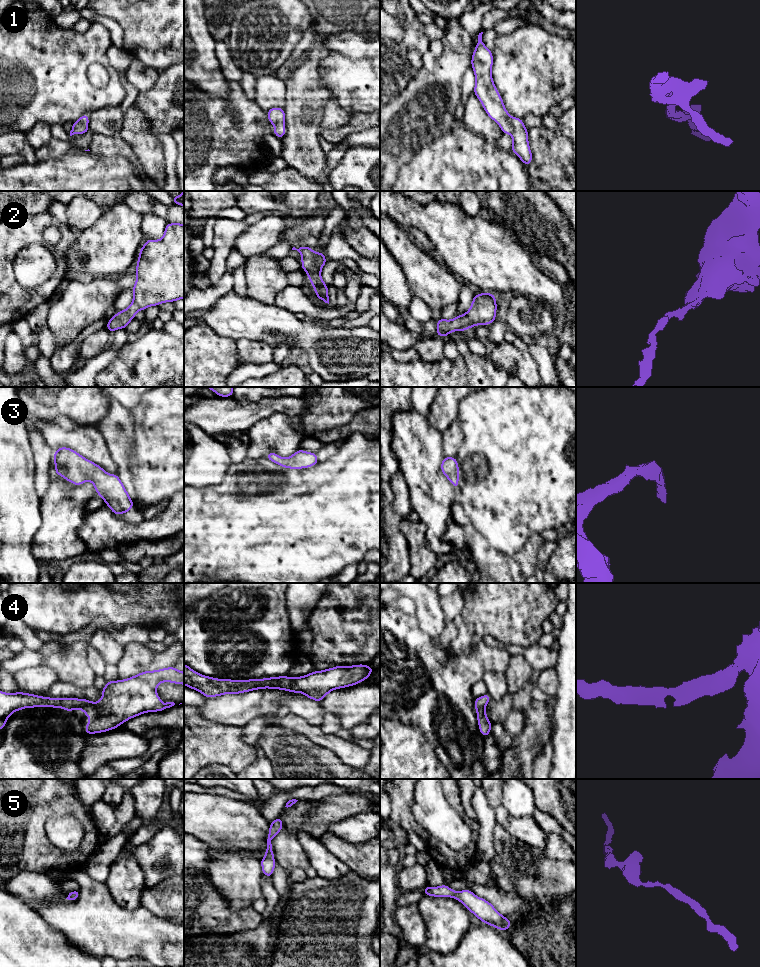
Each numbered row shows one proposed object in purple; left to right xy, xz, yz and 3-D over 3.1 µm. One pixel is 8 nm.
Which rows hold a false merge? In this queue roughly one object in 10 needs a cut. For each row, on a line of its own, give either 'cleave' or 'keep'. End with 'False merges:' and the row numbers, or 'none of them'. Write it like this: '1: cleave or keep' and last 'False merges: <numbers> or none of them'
1: keep
2: keep
3: keep
4: keep
5: keep
False merges: none of them

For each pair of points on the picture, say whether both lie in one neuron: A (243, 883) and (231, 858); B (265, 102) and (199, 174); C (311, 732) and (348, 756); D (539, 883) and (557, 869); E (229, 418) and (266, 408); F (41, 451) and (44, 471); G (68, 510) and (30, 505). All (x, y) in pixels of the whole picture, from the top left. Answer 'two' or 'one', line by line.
A: one
B: two
C: one
D: one
E: one
F: one
G: two

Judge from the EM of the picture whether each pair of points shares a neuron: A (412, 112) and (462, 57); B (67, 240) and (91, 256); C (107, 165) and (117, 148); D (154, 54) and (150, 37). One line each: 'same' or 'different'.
A: same
B: different
C: different
D: same

